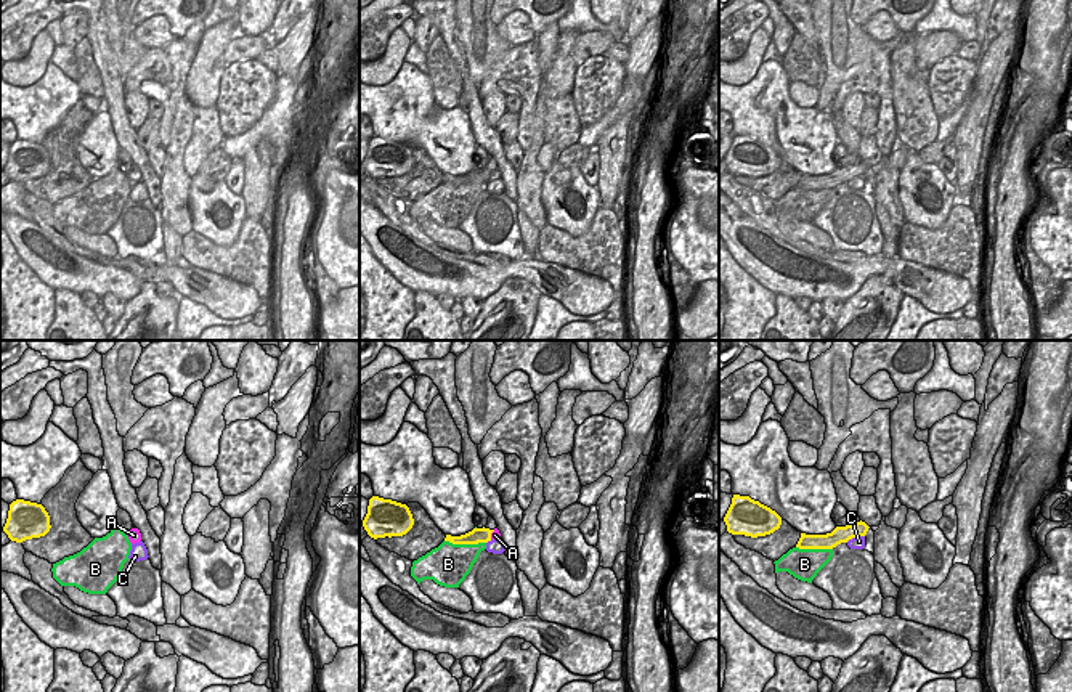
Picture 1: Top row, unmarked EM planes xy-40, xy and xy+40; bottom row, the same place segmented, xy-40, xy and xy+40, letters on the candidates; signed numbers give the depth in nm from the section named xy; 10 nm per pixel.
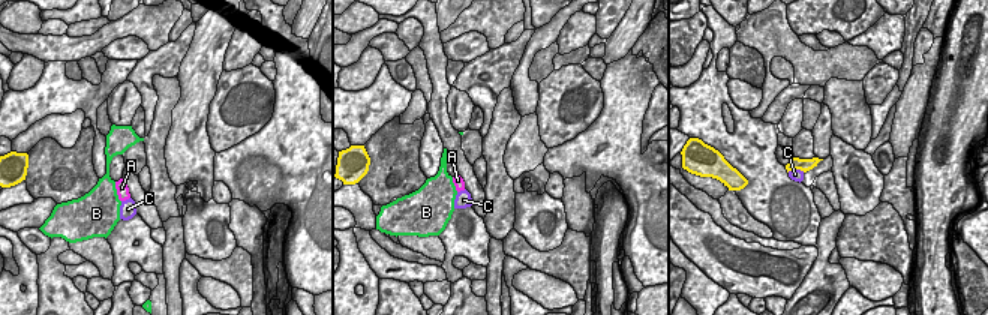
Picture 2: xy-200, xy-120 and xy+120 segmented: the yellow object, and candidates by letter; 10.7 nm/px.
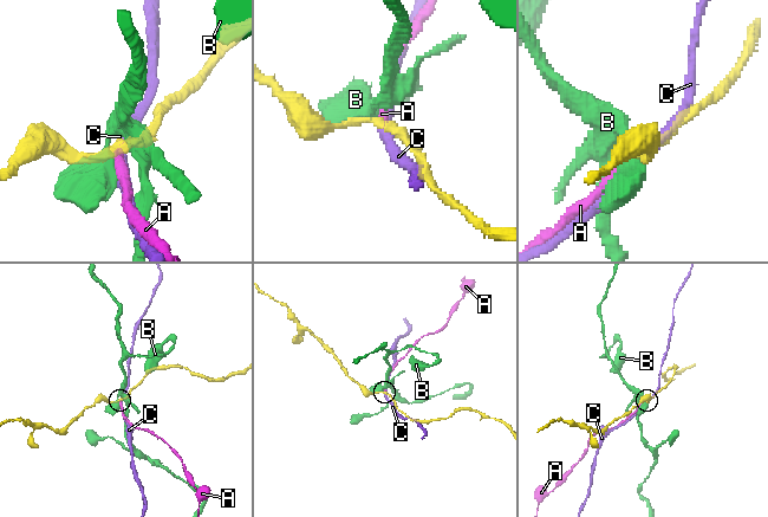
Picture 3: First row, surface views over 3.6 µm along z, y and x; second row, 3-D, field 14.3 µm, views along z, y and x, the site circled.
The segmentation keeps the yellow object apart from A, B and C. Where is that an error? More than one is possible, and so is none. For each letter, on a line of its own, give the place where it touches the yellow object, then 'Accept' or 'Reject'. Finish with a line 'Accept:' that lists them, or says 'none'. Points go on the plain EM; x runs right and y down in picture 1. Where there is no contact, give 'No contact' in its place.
A: Touches yellow at xy (490, 175). Reject
B: Touches yellow at xy (466, 183). Reject
C: Touches yellow at xy+40 (854, 177). Reject
Accept: none

